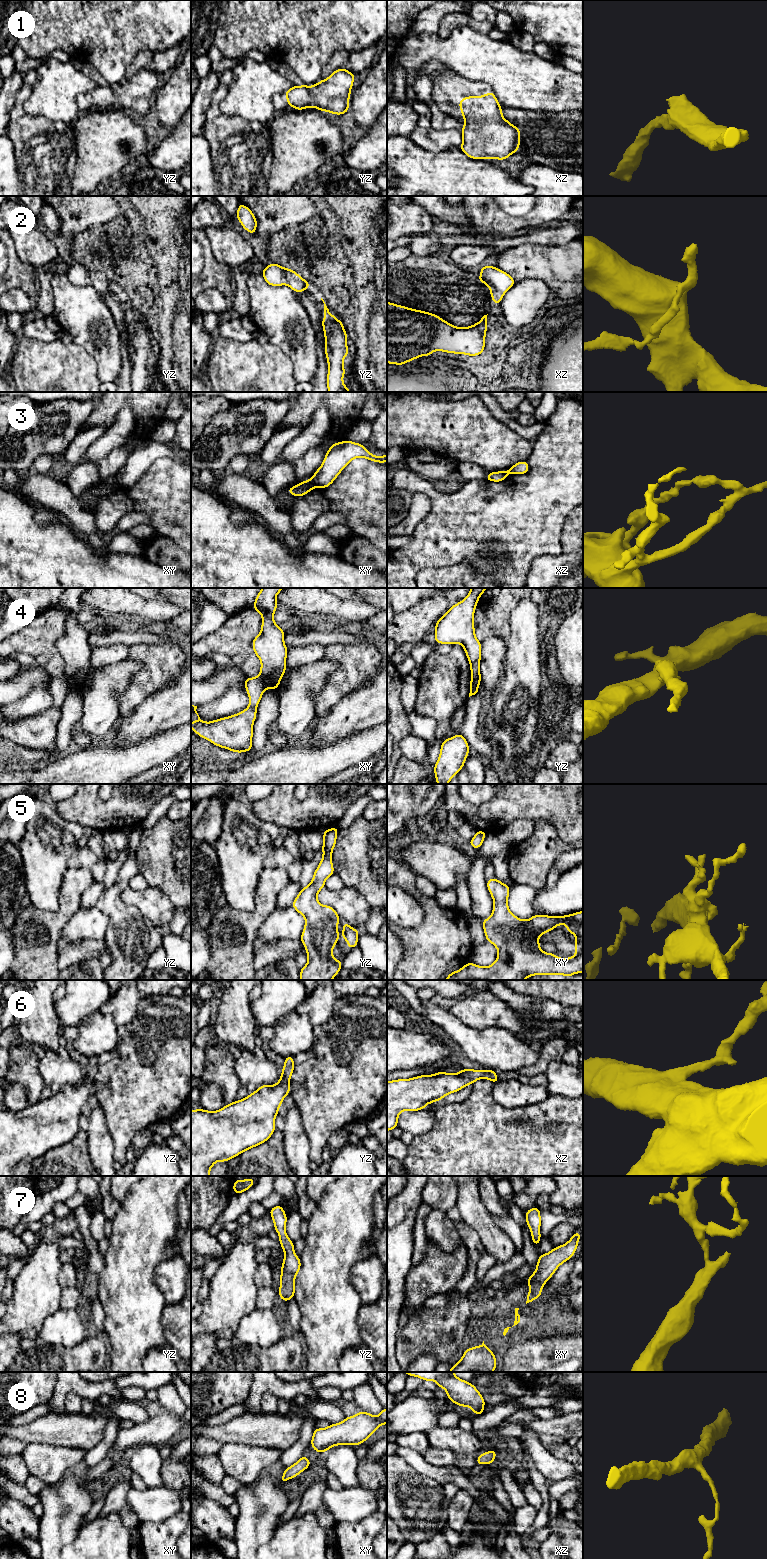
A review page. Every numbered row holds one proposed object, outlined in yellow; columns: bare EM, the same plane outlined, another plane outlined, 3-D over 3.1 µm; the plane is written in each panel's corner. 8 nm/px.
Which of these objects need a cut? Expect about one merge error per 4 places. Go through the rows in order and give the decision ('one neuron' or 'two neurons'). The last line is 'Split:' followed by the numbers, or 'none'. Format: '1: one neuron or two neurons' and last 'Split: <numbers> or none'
1: one neuron
2: one neuron
3: two neurons
4: two neurons
5: one neuron
6: one neuron
7: one neuron
8: one neuron
Split: 3, 4

